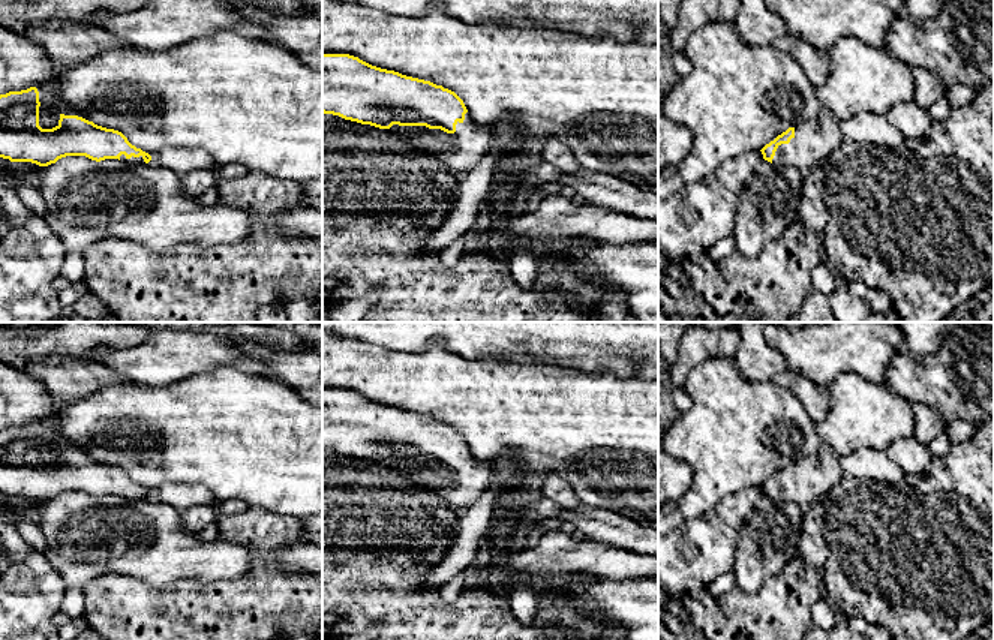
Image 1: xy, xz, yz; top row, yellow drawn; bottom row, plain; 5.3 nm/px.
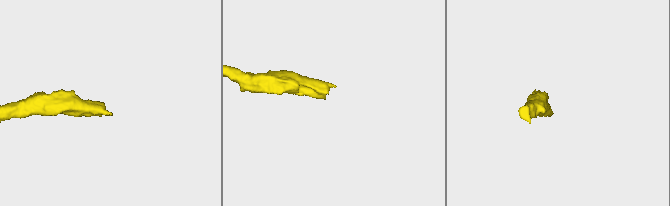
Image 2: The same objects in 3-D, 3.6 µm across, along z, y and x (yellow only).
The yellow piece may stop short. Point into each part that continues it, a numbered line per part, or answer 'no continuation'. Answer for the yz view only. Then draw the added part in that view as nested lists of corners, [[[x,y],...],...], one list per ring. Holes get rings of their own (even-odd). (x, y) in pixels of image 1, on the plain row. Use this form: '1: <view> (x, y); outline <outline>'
1: yz (816, 475); outline [[[823,447],[817,456],[801,457],[789,480],[778,481],[774,501],[795,502],[802,510],[819,502],[840,480],[843,468],[840,456]]]

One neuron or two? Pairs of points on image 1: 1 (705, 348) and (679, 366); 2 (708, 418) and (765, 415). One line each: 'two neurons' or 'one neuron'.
1: one neuron
2: one neuron

